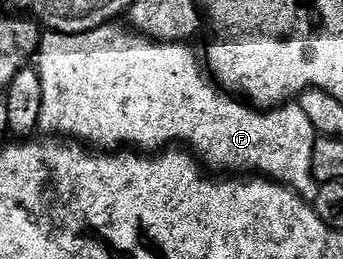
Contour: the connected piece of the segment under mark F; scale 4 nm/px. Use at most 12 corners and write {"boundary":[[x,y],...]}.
{"boundary":[[40,38],[40,132],[179,144],[313,201],[298,102],[220,90],[186,42]]}

